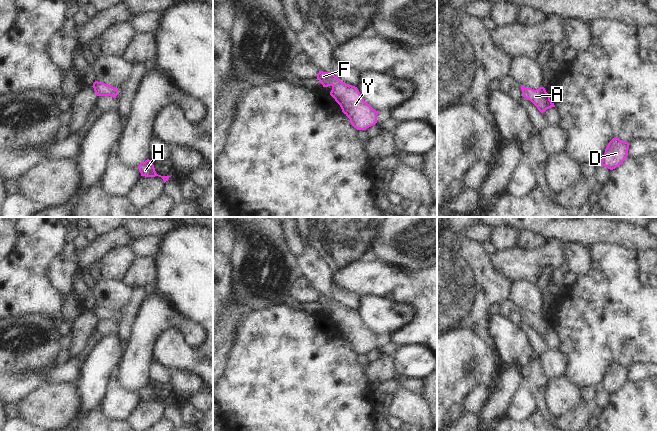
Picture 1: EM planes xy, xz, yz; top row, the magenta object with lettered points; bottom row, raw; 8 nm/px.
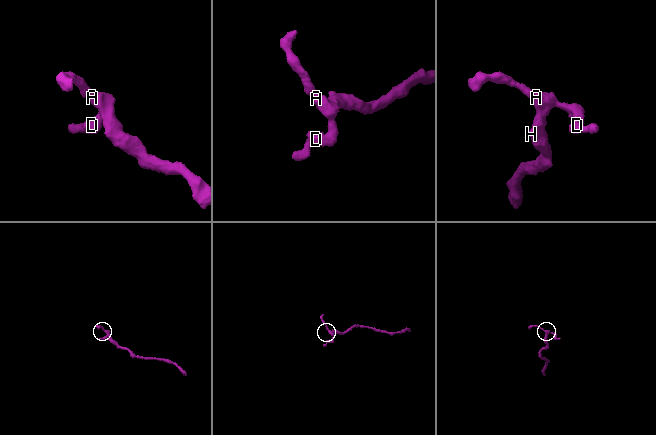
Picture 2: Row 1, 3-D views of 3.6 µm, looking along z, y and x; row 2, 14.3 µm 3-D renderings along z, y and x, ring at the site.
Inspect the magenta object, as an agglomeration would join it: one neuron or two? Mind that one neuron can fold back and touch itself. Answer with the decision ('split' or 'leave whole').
leave whole

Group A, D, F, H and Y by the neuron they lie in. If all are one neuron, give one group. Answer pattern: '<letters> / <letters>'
A D F H Y

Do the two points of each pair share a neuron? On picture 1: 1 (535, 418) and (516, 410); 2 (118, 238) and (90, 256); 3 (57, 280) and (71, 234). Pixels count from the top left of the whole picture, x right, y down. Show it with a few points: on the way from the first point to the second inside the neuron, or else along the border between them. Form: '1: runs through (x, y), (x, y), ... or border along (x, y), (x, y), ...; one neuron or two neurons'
1: border along (538, 410), (535, 410), (524, 420); two neurons
2: runs through (111, 240), (103, 243), (97, 249); one neuron
3: runs through (61, 269), (67, 257), (69, 245); one neuron

